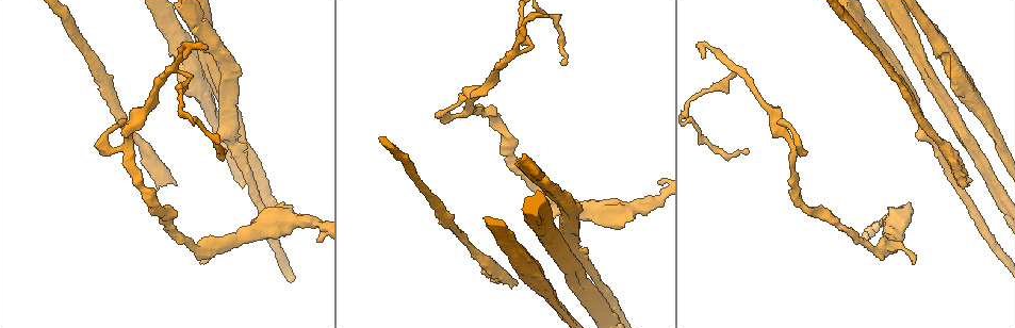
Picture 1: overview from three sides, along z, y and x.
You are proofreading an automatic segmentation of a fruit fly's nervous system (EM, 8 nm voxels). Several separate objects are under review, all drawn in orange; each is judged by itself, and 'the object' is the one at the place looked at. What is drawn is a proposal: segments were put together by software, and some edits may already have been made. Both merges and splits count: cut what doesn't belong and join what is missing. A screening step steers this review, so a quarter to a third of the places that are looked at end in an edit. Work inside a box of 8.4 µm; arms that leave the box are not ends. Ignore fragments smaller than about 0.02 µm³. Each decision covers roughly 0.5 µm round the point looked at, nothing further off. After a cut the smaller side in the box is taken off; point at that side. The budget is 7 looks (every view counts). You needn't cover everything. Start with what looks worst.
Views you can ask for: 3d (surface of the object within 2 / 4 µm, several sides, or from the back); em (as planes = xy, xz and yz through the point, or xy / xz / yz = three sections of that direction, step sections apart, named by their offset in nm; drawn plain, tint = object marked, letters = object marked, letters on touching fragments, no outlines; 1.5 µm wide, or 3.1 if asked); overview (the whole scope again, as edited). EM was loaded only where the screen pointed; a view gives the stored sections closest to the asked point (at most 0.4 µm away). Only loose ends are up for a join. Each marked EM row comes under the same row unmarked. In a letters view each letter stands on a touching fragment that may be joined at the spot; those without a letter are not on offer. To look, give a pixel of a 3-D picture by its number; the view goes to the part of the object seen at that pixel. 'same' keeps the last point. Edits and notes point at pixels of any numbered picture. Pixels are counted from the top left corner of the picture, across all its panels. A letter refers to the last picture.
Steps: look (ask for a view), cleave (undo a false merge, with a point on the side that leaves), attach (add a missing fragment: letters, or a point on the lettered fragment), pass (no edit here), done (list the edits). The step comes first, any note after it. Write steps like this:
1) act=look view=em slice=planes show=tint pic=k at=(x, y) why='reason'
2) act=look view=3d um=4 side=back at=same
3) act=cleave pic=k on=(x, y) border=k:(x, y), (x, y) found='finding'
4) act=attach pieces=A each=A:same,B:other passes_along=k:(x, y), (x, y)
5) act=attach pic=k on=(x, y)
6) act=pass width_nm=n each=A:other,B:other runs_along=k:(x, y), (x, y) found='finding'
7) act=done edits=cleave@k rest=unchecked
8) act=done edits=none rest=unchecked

act=look view=3d um=4 pic=1 at=(548, 14) why='branch stops here'

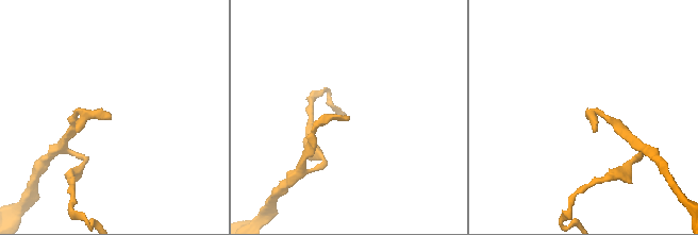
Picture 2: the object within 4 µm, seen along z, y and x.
act=look view=em slice=yz step=8 show=letters pic=2 at=(108, 117)

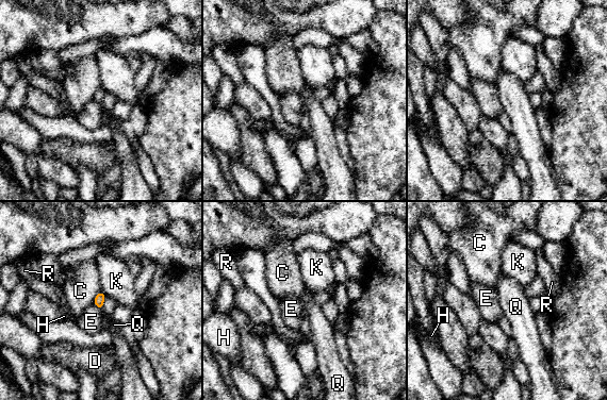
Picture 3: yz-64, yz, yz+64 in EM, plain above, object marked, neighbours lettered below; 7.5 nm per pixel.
act=look view=em slice=xy step=8 show=letters at=same why='another direction'

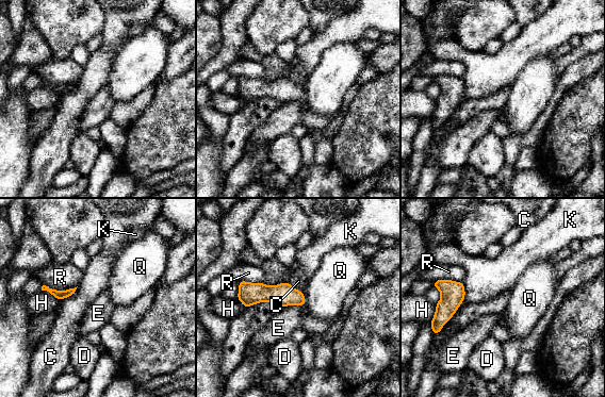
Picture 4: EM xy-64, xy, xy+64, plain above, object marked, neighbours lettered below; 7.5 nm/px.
act=pass width_nm=170 each=C:other,D:other,E:other,H:other,K:other,Q:other,R:other border=4:(305, 302), (283, 308) found='no lettered fragment goes on from it'

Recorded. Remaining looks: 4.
act=look view=3d um=4 pic=1 at=(909, 204) why='an open end'

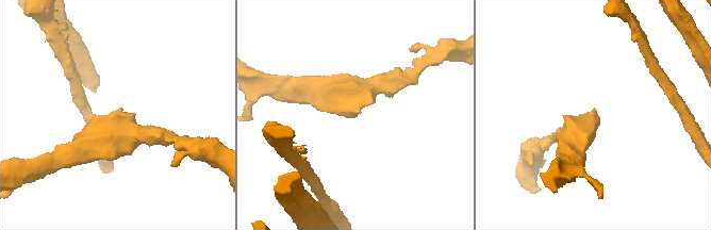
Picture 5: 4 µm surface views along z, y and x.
act=look view=em slice=planes show=letters pic=5 at=(355, 115)

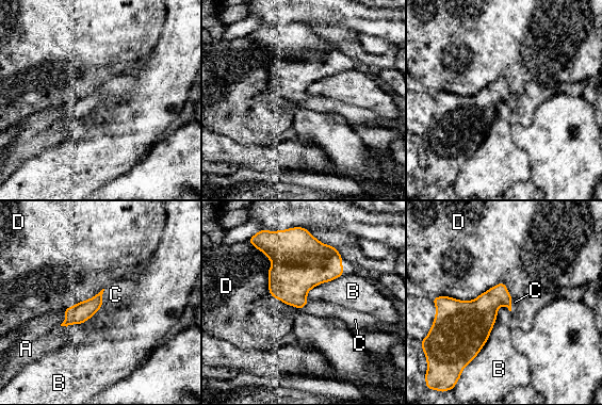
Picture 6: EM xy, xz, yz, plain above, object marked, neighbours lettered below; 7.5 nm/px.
act=attach pieces=C each=A:other,B:other,C:same,D:other found='the neuron continues'

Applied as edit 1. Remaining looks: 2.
act=look view=3d um=2 side=back pic=1 at=(541, 191) why='sudden change in width'

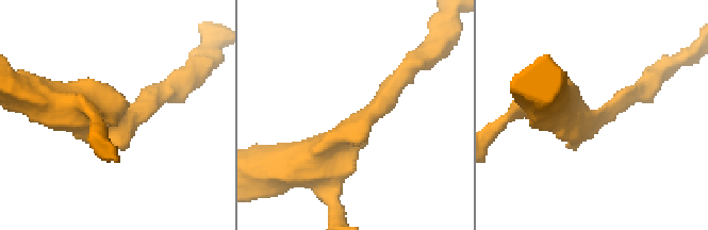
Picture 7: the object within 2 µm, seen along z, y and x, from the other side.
act=look view=em slice=planes show=letters pic=7 at=(355, 126) why='need the tissue'

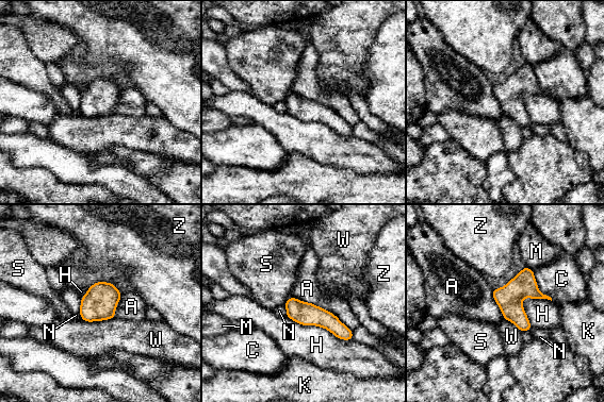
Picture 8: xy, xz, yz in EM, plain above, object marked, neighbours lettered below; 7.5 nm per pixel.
act=pass each=A:other,C:other,H:other,K:other,M:other,N:other,S:other,W:other,Z:other border=8:(287, 316), (352, 339) found='all the same neuron'

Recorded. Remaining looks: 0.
act=done edits=attach@6 rest=unchecked

